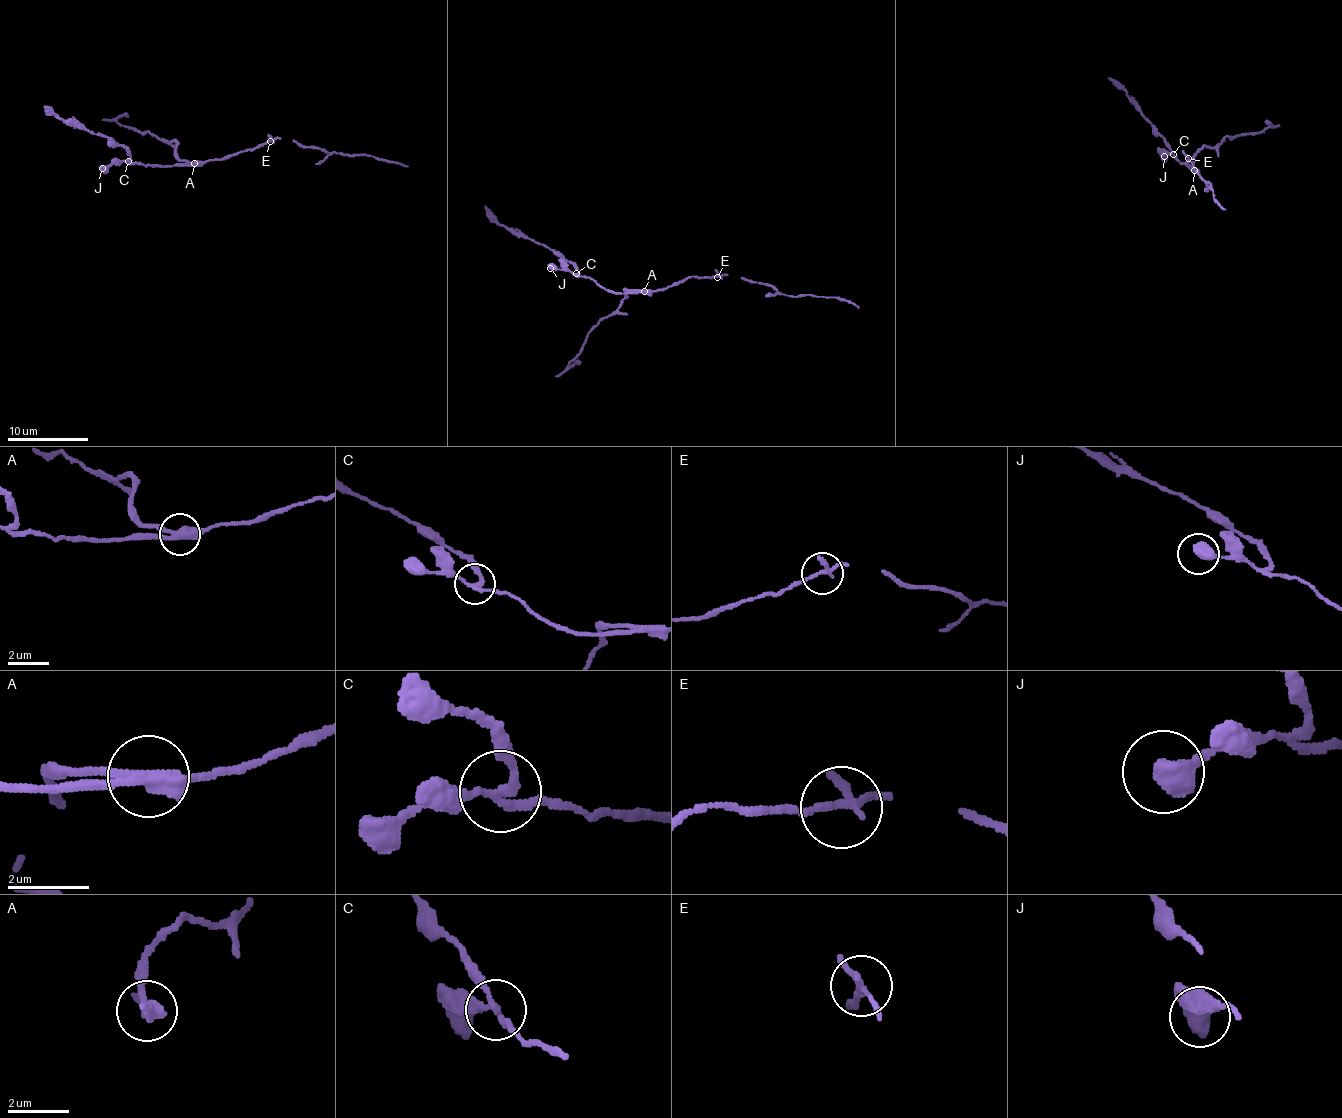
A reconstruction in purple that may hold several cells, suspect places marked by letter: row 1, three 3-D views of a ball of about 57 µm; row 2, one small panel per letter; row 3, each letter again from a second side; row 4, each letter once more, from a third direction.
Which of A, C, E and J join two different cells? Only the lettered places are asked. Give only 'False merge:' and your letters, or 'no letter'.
False merge: A, C

